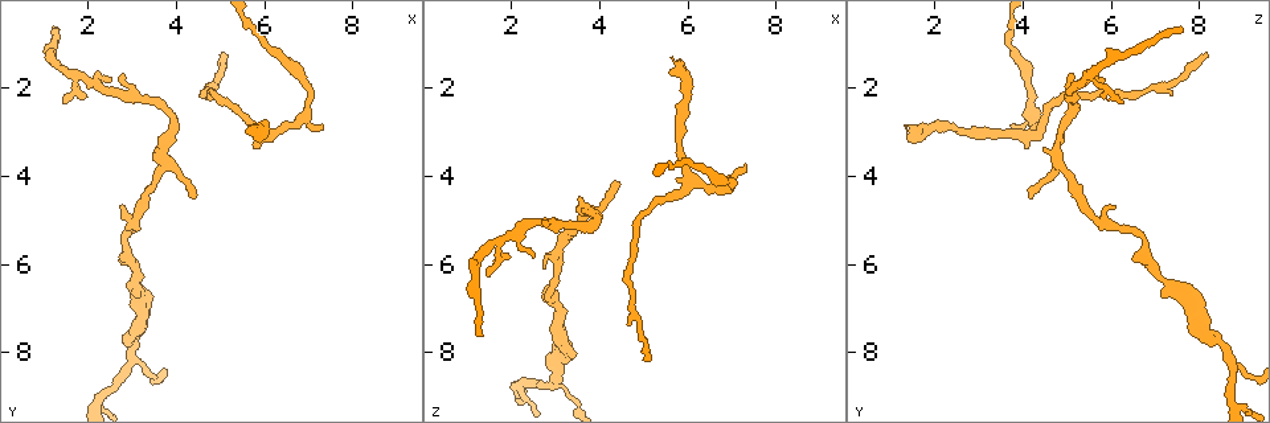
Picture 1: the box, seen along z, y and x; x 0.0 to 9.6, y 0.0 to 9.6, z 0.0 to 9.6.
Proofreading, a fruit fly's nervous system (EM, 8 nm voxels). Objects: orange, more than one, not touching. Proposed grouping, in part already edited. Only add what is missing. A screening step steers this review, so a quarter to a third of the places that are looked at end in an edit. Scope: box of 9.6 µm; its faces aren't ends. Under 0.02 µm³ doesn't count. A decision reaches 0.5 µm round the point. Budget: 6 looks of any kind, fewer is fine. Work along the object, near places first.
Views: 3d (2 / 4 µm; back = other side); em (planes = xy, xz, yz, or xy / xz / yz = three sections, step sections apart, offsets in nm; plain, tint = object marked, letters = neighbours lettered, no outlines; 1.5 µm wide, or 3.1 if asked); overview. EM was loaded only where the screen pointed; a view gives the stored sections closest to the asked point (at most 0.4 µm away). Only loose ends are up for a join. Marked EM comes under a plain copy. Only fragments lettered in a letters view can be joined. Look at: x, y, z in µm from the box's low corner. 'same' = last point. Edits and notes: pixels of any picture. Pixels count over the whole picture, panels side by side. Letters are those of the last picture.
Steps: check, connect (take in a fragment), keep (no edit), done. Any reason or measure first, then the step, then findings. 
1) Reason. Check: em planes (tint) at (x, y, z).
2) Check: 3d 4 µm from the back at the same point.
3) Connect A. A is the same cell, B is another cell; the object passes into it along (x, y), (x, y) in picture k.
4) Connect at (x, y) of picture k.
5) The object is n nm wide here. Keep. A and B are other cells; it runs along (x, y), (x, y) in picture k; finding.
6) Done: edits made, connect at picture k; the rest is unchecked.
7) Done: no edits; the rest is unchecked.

Thin end. Check: 3d 4 µm at (7.40, 2.85, 3.75).

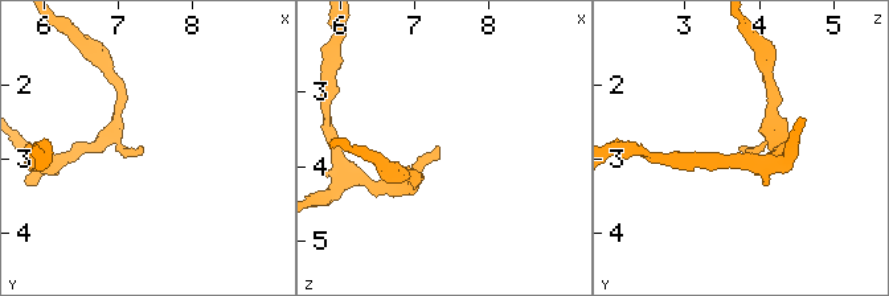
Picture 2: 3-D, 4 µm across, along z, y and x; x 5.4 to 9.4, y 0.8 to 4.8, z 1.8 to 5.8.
Check: em planes (letters) at (7.30, 2.80, 3.75).

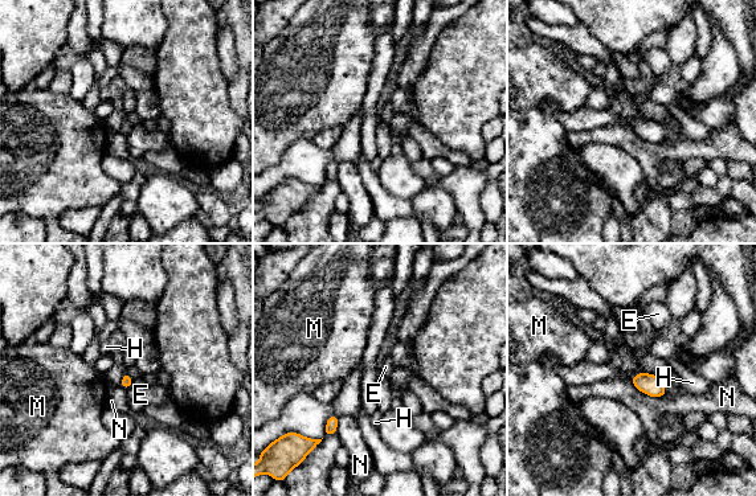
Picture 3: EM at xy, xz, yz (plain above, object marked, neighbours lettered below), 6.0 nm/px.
The longest contact is with N, 240 nm. Keep. E, H, M and N are other cells; a border runs along (125, 372), (133, 380), (126, 389) in picture 3; none of them fits.

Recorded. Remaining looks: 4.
An open end. Check: 3d 2 µm at (2.70, 1.75, 5.00).

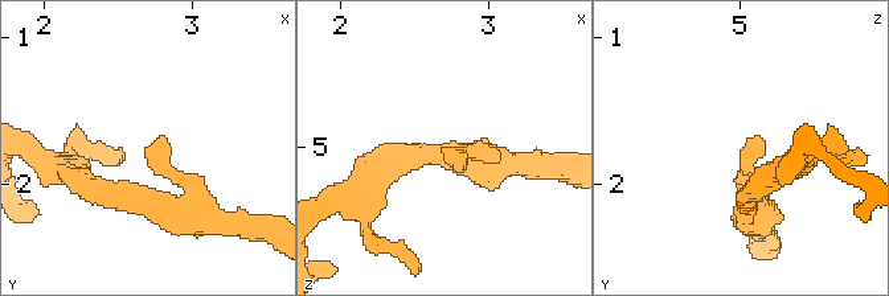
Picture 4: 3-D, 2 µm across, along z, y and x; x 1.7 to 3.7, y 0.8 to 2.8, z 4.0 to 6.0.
The arms are 200, 200 nm wide. Check: em yz step 8 (letters) at (2.72, 1.76, 5.02).

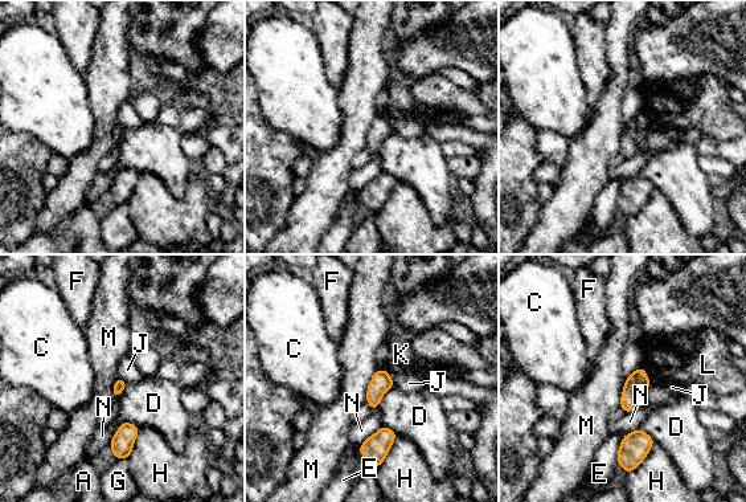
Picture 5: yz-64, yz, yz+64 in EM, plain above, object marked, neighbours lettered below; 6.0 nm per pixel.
Keep. A, C, D, E, F, G, H, J, K, L, M and N are other cells; a border runs along (377, 368), (368, 386), (365, 400) in picture 5; none of them fits.

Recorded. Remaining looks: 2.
End of a long branch. Check: 3d 4 µm at (5.80, 2.85, 1.40).

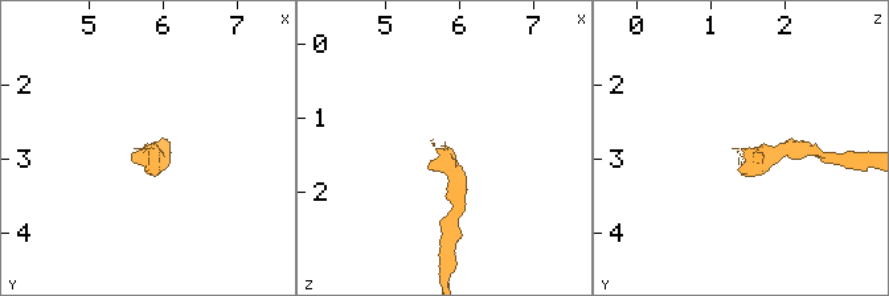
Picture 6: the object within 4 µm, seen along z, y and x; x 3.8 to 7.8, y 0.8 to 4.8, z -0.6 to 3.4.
Now the EM. Check: em xy step 8 (letters) at (5.80, 2.90, 1.35).

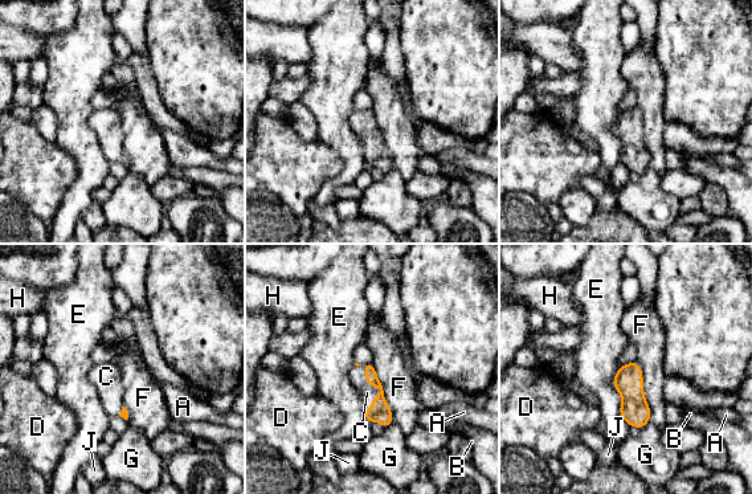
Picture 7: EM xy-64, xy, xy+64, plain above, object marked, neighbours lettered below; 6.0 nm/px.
Connect C. C is the same cell, A, B, D, E, F, G, H and J are other cells; the object passes into it along (379, 411), (372, 386), (367, 392) in picture 7; it goes on there.

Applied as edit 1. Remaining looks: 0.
Done: edits made, connect at picture 7; the rest is unchecked.

